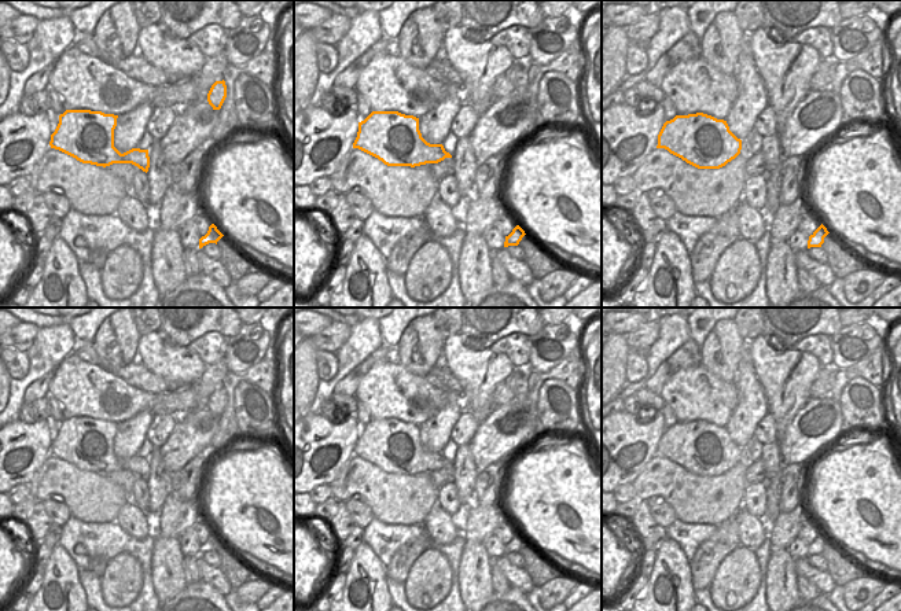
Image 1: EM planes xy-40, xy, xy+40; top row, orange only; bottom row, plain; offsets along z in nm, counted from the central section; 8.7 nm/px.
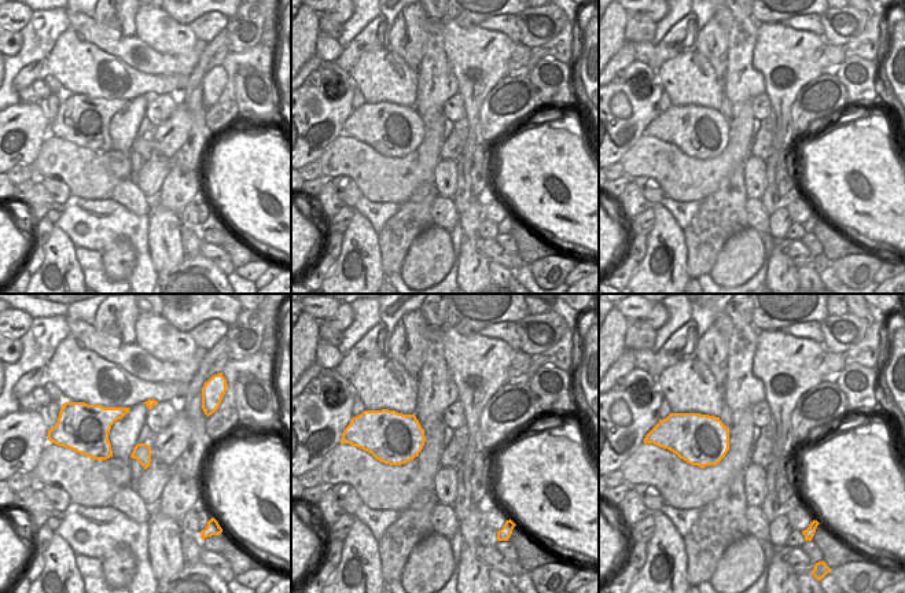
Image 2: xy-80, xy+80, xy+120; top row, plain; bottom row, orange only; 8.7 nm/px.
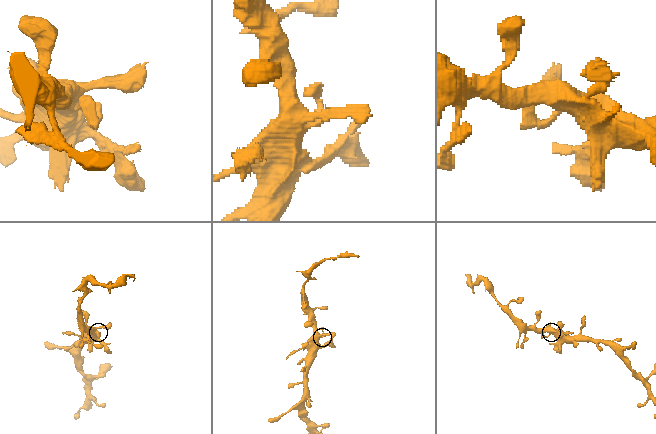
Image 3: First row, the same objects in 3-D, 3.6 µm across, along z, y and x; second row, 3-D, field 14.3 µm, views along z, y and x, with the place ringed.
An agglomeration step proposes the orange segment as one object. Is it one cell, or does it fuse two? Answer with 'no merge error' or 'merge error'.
no merge error

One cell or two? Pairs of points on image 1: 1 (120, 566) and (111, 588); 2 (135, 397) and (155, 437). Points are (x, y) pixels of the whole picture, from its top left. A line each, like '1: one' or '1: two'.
1: one
2: two

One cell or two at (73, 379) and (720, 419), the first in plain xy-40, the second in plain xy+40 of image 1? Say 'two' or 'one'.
one

